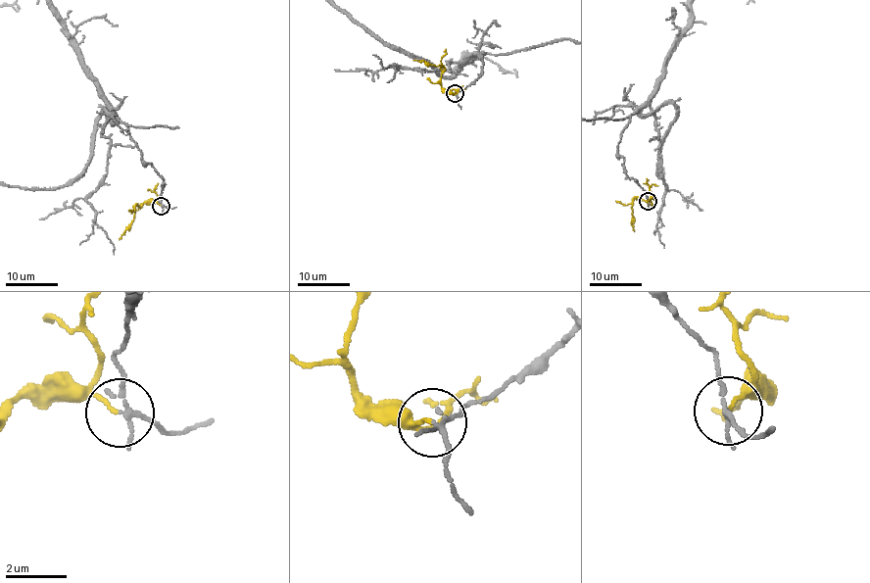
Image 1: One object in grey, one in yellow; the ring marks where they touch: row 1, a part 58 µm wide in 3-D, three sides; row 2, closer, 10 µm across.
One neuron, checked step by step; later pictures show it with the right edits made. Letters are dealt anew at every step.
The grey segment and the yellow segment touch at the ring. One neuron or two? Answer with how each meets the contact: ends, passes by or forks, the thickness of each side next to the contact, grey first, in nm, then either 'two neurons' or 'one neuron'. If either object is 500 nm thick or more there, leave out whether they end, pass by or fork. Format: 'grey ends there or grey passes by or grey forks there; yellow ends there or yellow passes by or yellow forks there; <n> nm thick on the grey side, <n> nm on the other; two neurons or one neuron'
grey forks there; yellow ends there; 110 nm thick on the grey side, 100 nm on the other; two neurons

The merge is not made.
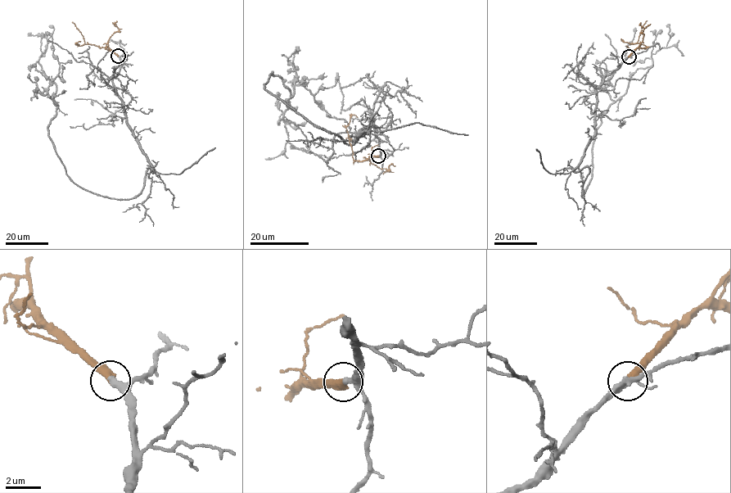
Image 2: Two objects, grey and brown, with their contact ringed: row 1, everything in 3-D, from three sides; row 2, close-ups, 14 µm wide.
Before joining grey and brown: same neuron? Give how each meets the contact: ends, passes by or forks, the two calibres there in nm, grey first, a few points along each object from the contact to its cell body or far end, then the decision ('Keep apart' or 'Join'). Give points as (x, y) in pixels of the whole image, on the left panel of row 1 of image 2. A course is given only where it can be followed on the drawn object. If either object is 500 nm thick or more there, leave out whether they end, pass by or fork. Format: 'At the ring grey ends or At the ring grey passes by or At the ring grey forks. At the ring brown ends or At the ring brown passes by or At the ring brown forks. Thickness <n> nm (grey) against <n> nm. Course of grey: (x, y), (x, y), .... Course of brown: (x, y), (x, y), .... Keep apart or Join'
At the ring grey ends. At the ring brown ends. Thickness 360 nm (grey) against 440 nm. Course of grey: (118, 56), (116, 94), (152, 168), (128, 199), (77, 185), (49, 136), (56, 85), (38, 62), (49, 25). Course of brown: (118, 56), (108, 47), (84, 43), (72, 22). Join

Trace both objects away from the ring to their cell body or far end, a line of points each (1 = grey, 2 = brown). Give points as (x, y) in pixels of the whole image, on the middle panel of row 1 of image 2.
1: (377, 156), (372, 120), (345, 143), (267, 91), (272, 72), (295, 110), (278, 124), (297, 148), (306, 143)
2: (377, 156), (354, 160), (349, 139), (351, 138), (345, 138)

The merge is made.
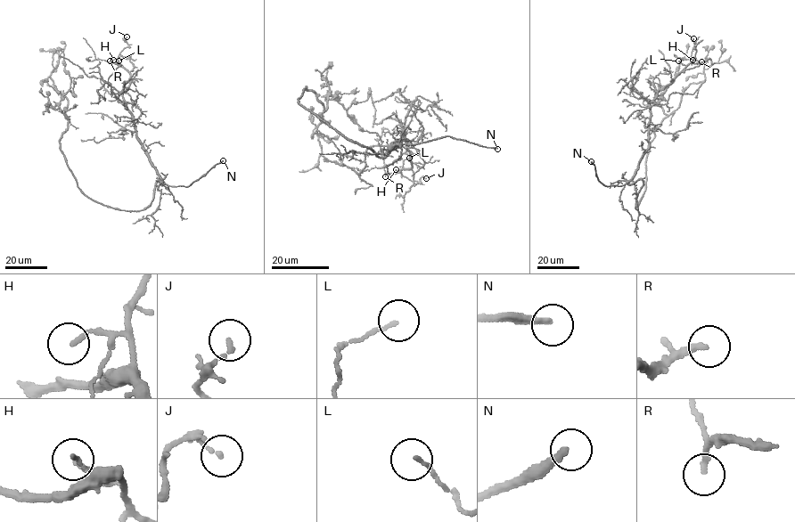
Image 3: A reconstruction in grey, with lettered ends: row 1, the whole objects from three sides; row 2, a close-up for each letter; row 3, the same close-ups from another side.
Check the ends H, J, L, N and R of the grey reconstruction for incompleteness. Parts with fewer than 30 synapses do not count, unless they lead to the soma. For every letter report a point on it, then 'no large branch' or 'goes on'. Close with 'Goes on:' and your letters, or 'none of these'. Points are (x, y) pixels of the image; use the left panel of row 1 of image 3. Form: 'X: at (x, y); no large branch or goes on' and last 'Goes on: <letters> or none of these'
H: at (113, 60); no large branch
J: at (127, 36); no large branch
L: at (118, 61); no large branch
N: at (223, 160); goes on
R: at (110, 61); goes on
Goes on: N, R

